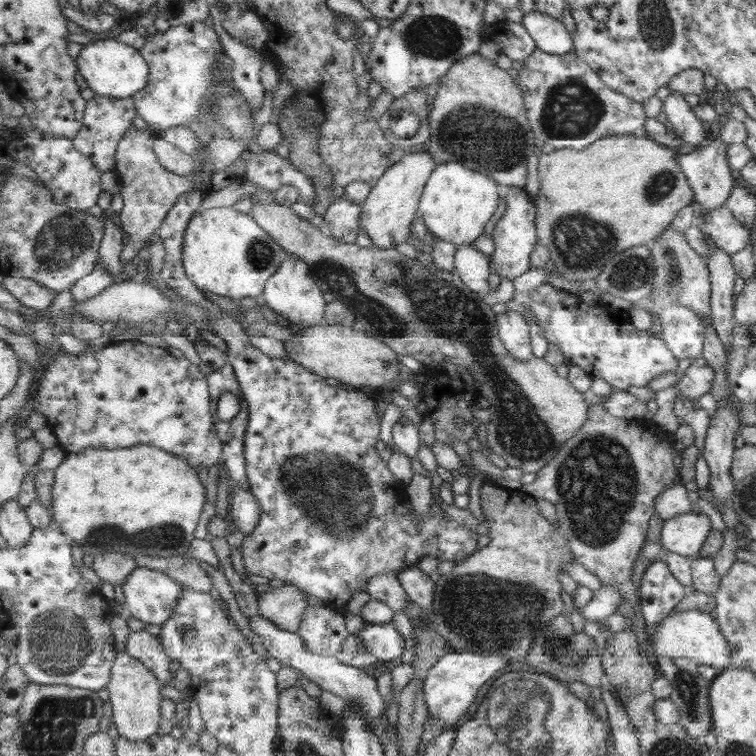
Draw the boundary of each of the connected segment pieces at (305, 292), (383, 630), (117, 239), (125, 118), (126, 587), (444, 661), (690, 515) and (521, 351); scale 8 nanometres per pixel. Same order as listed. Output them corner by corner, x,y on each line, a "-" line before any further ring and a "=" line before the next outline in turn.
287,255
281,268
268,281
262,294
265,305
275,313
299,326
317,325
326,316
327,300
323,298
323,289
311,276
311,266
299,255
=
391,622
368,624
364,630
355,635
359,635
365,641
367,650
377,655
377,658
383,662
401,658
407,648
405,636
=
105,216
103,219
106,225
106,234
102,240
100,247
99,261
107,265
107,269
115,276
121,276
123,268
121,268
121,258
125,244
125,231
121,229
121,225
117,224
117,220
112,219
111,216
=
97,94
87,102
84,125
74,138
74,147
86,154
98,165
101,172
115,172
117,168
117,152
124,136
133,127
133,120
137,116
138,107
133,97
115,98
=
137,567
122,585
124,607
129,616
138,619
143,624
165,625
174,614
175,608
183,598
183,584
167,573
152,568
=
447,652
435,662
435,666
429,671
423,686
425,699
427,699
427,705
429,705
429,716
439,717
448,725
450,722
454,723
459,720
471,708
471,704
477,700
479,688
483,686
483,682
497,676
507,666
509,666
507,658
501,658
501,656
480,655
469,652
=
692,511
677,514
662,522
659,543
668,550
685,557
693,557
711,531
705,514
=
515,311
497,315
498,335
506,350
516,359
529,360
532,356
528,326
524,318

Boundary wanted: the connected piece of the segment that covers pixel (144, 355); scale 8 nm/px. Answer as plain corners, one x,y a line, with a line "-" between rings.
139,340
110,342
98,352
83,352
74,356
63,351
48,351
46,370
37,380
32,396
35,411
49,419
52,430
65,452
78,453
86,448
122,449
135,445
162,448
183,459
193,467
209,468
223,454
223,443
216,429
213,400
208,376
189,360
175,358
167,348
149,346

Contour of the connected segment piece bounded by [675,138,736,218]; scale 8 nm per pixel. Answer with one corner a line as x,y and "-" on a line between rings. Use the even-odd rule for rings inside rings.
716,139
710,145
695,151
682,152
675,156
675,163
681,167
692,192
693,205
696,214
707,216
713,208
723,206
728,194
736,183
736,175
727,163
728,144

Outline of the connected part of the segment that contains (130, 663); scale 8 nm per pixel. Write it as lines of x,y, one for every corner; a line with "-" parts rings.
118,651
111,671
111,682
107,685
109,702
112,705
112,720
119,734
131,741
143,741
159,732
162,718
162,683
142,660
127,651

